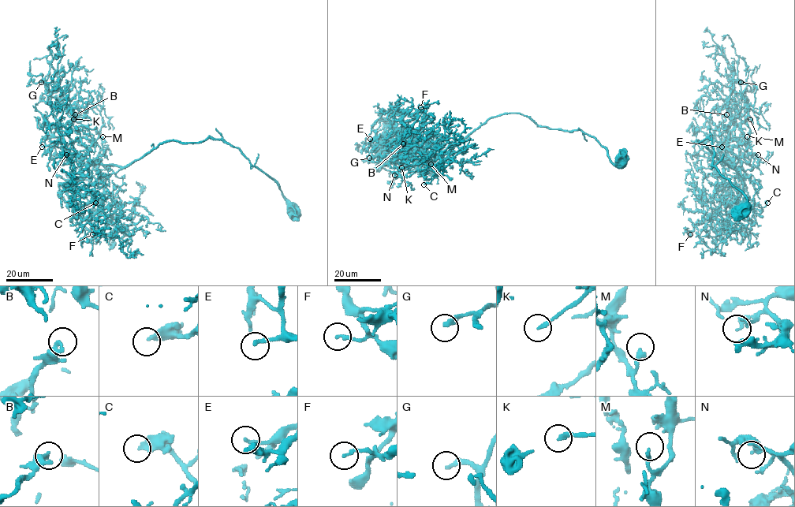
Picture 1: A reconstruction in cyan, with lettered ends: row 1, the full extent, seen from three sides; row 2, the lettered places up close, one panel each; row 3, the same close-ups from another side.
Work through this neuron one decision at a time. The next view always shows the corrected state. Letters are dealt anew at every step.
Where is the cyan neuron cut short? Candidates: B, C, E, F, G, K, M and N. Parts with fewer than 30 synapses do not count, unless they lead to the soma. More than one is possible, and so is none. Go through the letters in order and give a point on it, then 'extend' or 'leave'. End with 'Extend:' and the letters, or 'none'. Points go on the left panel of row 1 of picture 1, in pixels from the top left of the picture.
B: at (75, 114); extend
C: at (95, 203); leave
E: at (42, 147); leave
F: at (92, 234); leave
G: at (41, 82); extend
K: at (73, 119); leave
M: at (102, 136); leave
N: at (66, 154); leave
Extend: B, G

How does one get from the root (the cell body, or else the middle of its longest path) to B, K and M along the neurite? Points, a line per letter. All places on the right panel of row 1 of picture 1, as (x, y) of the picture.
B: (745, 207), (747, 197), (713, 165), (711, 141), (696, 143), (733, 166), (727, 139), (736, 125), (726, 114)
K: (745, 207), (747, 197), (713, 165), (711, 141), (696, 142), (733, 166), (728, 134), (736, 119), (750, 119)
M: (745, 207), (747, 197), (713, 165), (711, 141), (696, 142), (739, 173), (754, 160), (747, 136)

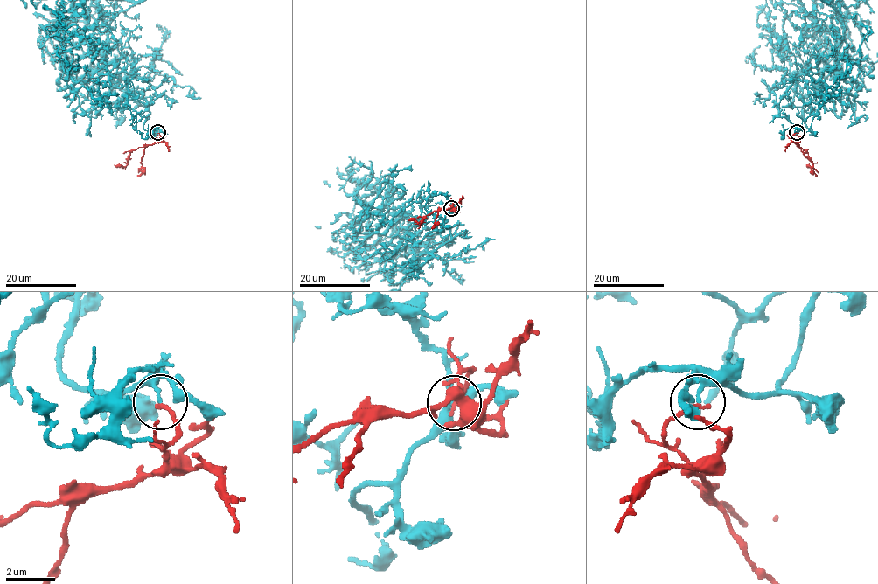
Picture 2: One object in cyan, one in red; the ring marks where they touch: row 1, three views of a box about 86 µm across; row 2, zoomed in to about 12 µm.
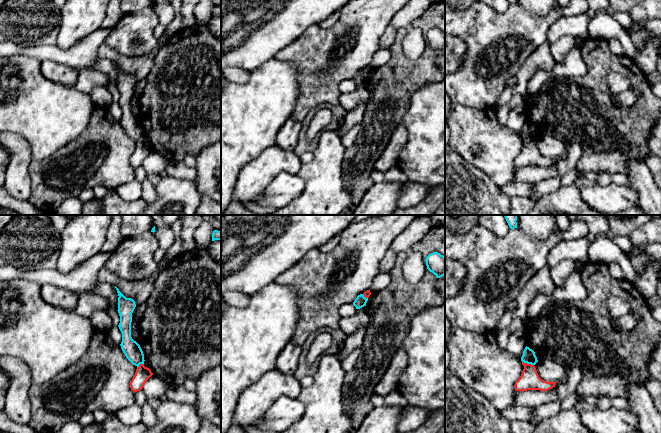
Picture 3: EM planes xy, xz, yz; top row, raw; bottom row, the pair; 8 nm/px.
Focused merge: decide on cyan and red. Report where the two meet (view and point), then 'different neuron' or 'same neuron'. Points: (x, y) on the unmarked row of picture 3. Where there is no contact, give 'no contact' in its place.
meets cyan in yz at (528, 139); different neuron

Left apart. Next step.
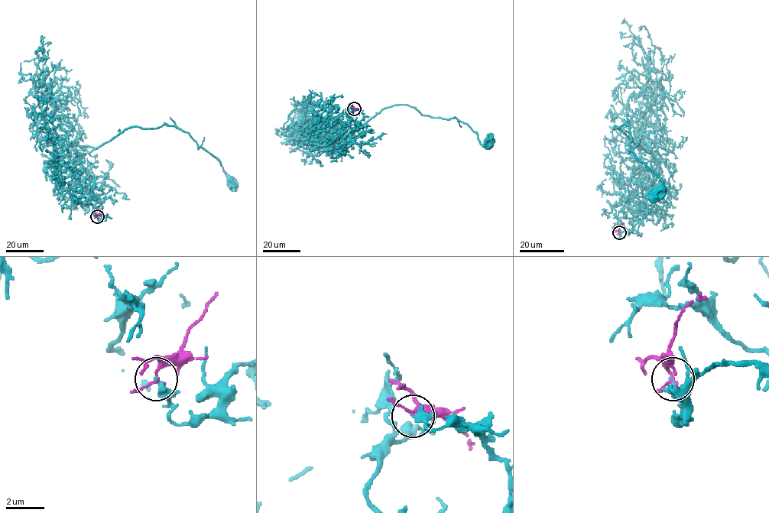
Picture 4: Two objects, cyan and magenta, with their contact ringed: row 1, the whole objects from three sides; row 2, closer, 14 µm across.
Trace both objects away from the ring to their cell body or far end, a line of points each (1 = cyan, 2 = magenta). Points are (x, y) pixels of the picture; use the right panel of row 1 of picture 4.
1: (619, 232), (635, 233), (650, 213), (659, 173), (655, 157), (616, 126), (628, 126), (630, 149), (661, 189)
2: (619, 232), (619, 225), (623, 223)

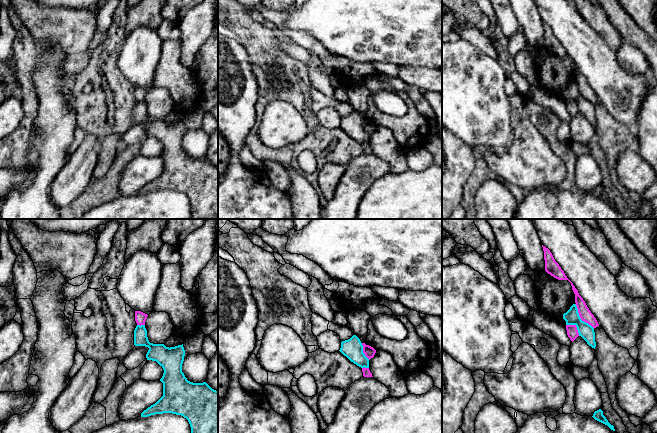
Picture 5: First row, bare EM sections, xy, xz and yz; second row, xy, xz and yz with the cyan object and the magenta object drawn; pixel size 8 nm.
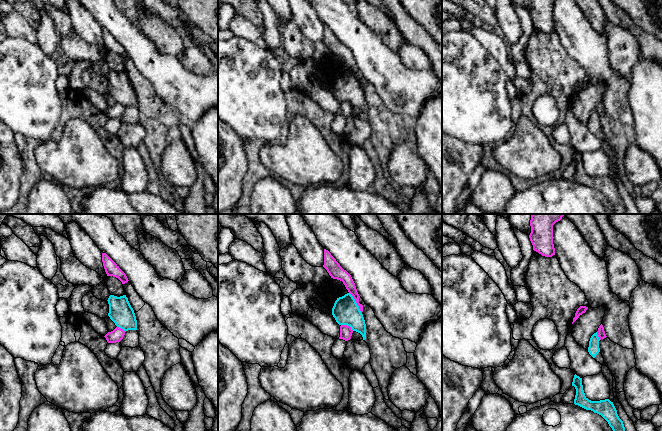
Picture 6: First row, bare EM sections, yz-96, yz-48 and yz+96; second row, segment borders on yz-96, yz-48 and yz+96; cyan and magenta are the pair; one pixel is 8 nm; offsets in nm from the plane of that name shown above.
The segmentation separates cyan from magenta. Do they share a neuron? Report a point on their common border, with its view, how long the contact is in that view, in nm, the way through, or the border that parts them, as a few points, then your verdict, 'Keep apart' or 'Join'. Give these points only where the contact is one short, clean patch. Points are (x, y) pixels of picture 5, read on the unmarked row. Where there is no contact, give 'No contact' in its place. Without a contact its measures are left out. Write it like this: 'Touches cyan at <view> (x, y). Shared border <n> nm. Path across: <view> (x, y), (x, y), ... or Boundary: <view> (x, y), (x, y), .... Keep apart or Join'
Touches cyan at yz (580, 94). Shared border 240 nm. Keep apart

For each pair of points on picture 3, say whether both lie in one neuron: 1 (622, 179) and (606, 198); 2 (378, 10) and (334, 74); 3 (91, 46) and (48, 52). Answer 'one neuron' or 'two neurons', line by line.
1: two neurons
2: one neuron
3: one neuron

